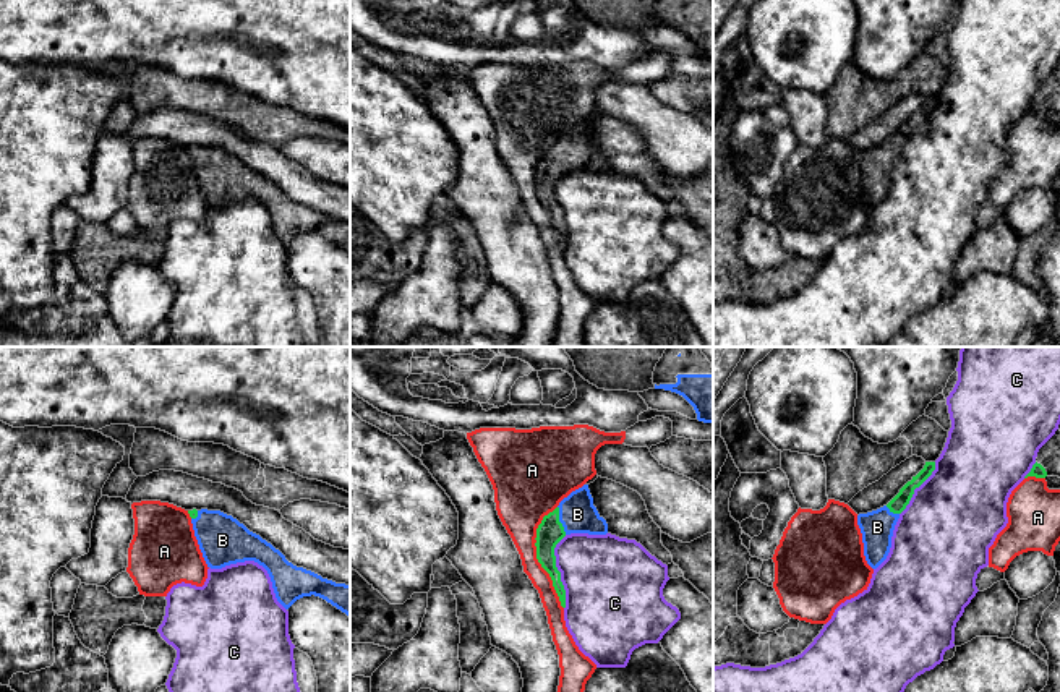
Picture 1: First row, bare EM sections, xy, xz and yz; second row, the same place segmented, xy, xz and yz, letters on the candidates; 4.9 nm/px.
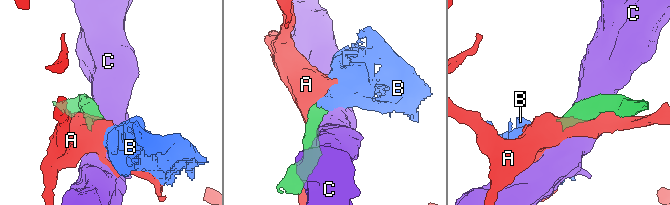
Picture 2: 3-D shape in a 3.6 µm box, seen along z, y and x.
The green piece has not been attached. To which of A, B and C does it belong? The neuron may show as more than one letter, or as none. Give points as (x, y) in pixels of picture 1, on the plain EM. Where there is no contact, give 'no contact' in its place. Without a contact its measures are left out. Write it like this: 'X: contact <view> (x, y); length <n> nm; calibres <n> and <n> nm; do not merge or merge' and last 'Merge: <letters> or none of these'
A: contact xz (537, 193); length 500 nm; calibres 140 and 220 nm; do not merge
B: contact xz (558, 158); length 150 nm; calibres 140 and 190 nm; merge
C: contact xz (559, 209); length 360 nm; calibres 140 and 440 nm; do not merge
Merge: B

